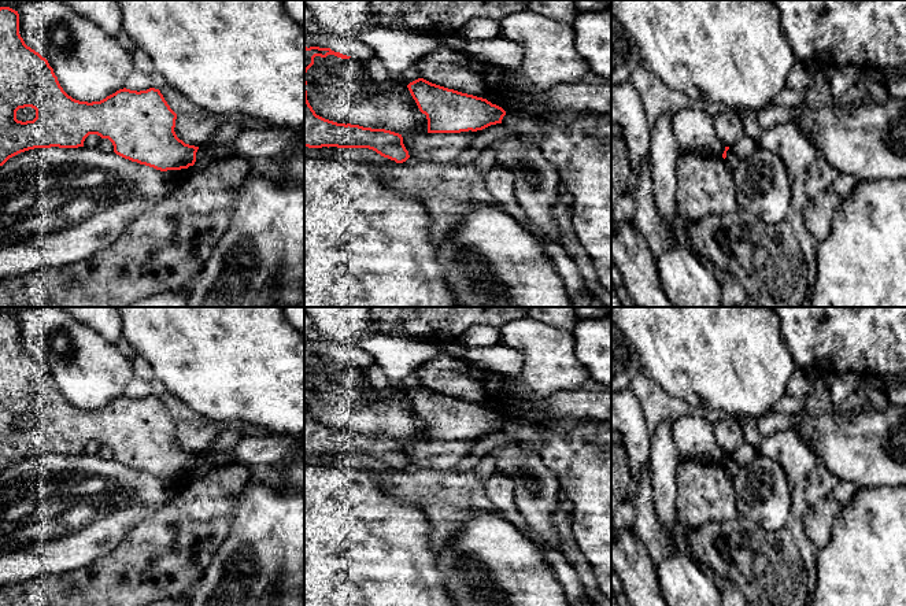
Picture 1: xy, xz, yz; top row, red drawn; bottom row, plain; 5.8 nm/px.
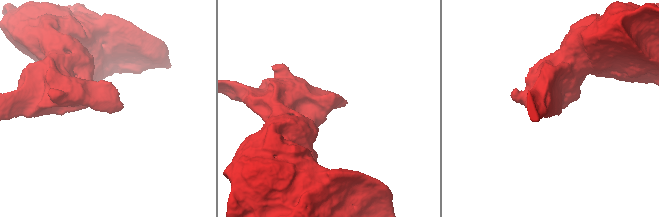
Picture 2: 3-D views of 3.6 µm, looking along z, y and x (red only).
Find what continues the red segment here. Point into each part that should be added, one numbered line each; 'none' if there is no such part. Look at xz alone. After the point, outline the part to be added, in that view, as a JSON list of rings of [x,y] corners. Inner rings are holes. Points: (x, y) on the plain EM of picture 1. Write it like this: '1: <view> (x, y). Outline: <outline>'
none

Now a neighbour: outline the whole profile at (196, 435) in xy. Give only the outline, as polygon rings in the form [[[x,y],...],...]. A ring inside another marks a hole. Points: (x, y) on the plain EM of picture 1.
[[[199,415],[189,421],[178,421],[174,439],[185,451],[200,455],[223,431],[228,431],[223,421]]]

